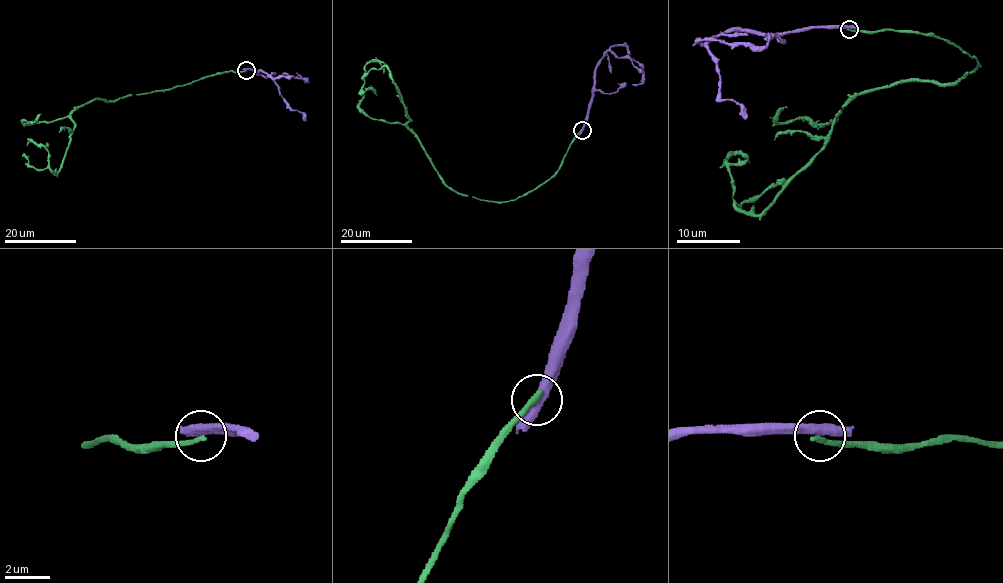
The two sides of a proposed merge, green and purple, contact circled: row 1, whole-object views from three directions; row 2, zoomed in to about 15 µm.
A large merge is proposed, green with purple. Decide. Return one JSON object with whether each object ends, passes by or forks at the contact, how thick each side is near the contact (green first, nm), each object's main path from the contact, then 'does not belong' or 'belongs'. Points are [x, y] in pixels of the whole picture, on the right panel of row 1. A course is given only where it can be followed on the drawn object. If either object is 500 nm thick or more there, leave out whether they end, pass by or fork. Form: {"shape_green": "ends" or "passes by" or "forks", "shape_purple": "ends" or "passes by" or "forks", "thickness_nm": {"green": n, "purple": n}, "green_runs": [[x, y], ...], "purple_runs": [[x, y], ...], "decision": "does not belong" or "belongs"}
{"shape_green": "ends", "shape_purple": "passes by", "thickness_nm": {"green": 240, "purple": 440}, "green_runs": [[849, 28], [943, 38], [979, 65], [958, 83], [857, 94], [759, 214], [734, 203], [727, 159], [750, 163]], "purple_runs": [[849, 28], [803, 28], [790, 33], [726, 31], [711, 36], [705, 43], [699, 39], [764, 46], [767, 33]], "decision": "does not belong"}

